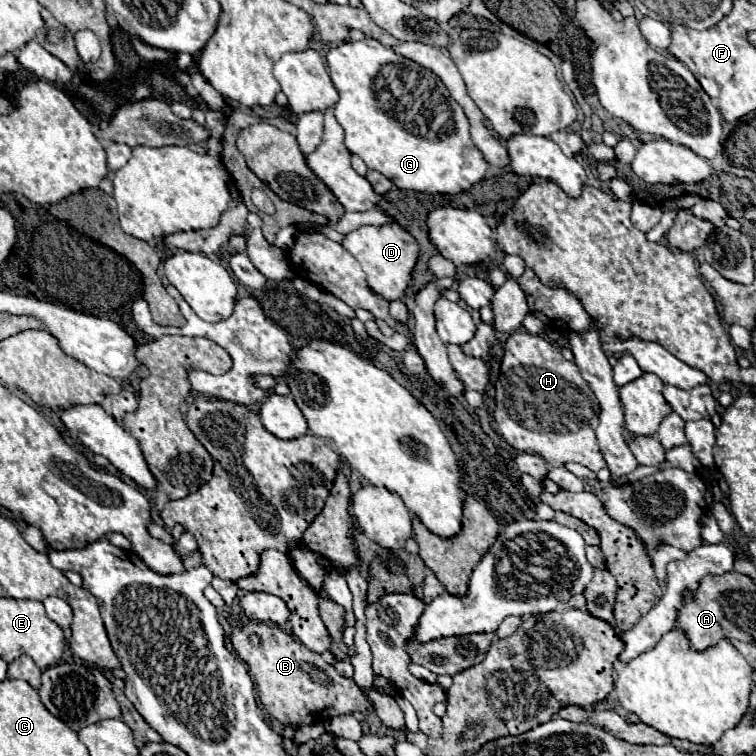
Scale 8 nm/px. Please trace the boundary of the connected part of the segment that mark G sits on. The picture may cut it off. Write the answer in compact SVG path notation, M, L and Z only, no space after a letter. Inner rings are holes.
M376 39L348 41L334 47L326 55L328 71L332 71L334 87L340 95L336 103L336 119L344 129L344 143L350 153L364 159L368 169L386 175L398 189L412 189L420 193L442 193L456 195L472 189L486 177L490 163L484 159L480 149L470 137L470 125L464 109L450 97L444 83L426 67L396 55ZM396 63L396 65L386 65ZM444 97L452 111L456 111L456 129L448 137L434 140L419 136L416 123L400 121L398 111L408 113L410 107L420 107L426 101L438 101ZM396 119L396 121L392 121ZM400 125L404 129L400 129Z

